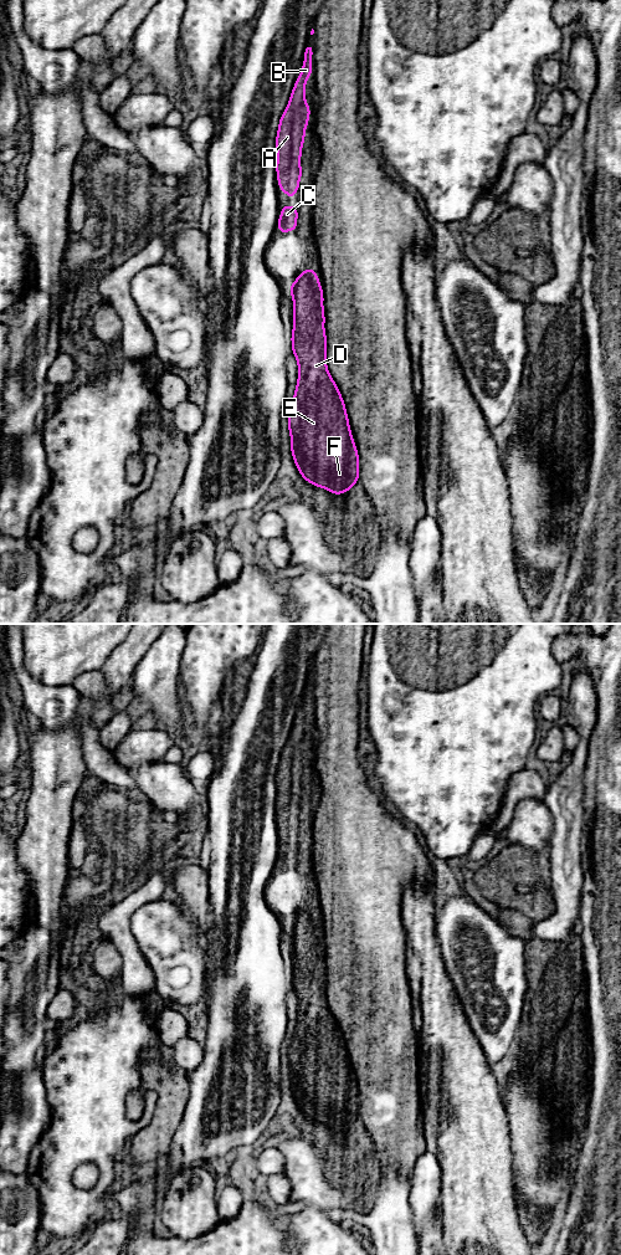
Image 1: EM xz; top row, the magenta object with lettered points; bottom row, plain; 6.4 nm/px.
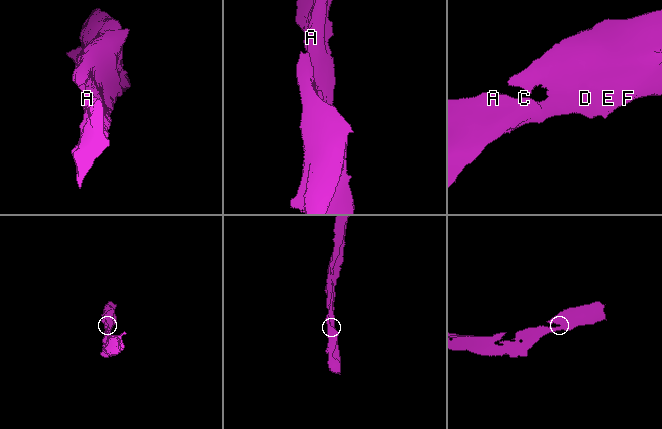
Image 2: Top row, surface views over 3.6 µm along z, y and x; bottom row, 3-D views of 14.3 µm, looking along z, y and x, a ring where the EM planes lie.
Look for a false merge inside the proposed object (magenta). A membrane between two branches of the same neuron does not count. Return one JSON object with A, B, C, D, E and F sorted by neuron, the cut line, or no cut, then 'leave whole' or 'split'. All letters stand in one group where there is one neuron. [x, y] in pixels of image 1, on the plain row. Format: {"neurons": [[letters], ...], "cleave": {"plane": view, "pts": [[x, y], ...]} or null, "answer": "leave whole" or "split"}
{"neurons": [["A", "B", "C", "D", "E", "F"]], "cleave": null, "answer": "leave whole"}

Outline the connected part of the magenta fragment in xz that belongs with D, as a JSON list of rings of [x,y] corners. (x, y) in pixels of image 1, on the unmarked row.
[[[306,905],[289,922],[293,936],[292,990],[297,994],[298,1016],[291,1045],[288,1066],[291,1088],[301,1112],[334,1132],[348,1130],[359,1118],[359,1090],[353,1076],[345,1039],[327,1003],[324,967],[324,931],[318,911]]]

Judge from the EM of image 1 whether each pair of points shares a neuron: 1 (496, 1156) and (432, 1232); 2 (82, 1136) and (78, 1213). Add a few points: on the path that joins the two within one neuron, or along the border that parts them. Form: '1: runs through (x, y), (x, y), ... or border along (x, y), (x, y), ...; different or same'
1: border along (440, 1227), (442, 1241); different
2: runs through (63, 1154), (63, 1194); same

